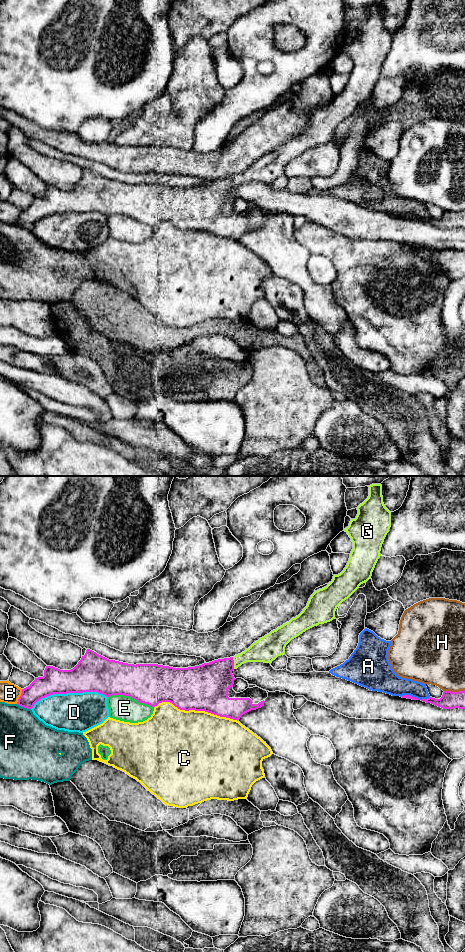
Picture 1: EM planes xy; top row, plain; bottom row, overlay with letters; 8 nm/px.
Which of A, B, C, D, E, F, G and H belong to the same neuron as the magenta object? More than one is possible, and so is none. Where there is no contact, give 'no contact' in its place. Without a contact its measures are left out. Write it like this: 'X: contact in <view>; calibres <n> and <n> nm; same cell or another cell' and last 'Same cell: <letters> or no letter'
A: contact in xy; calibres 30 and 180 nm; another cell
B: contact in xy; calibres 170 and 160 nm; another cell
C: contact in xy; calibres 360 and 500 nm; another cell
D: contact in xy; calibres 280 and 320 nm; another cell
E: contact in xy; calibres 320 and 200 nm; another cell
F: contact in xy; calibres 170 and 380 nm; another cell
G: contact in xy; calibres 320 and 180 nm; same cell
H: contact in xy; calibres 140 and 360 nm; another cell
Same cell: G

